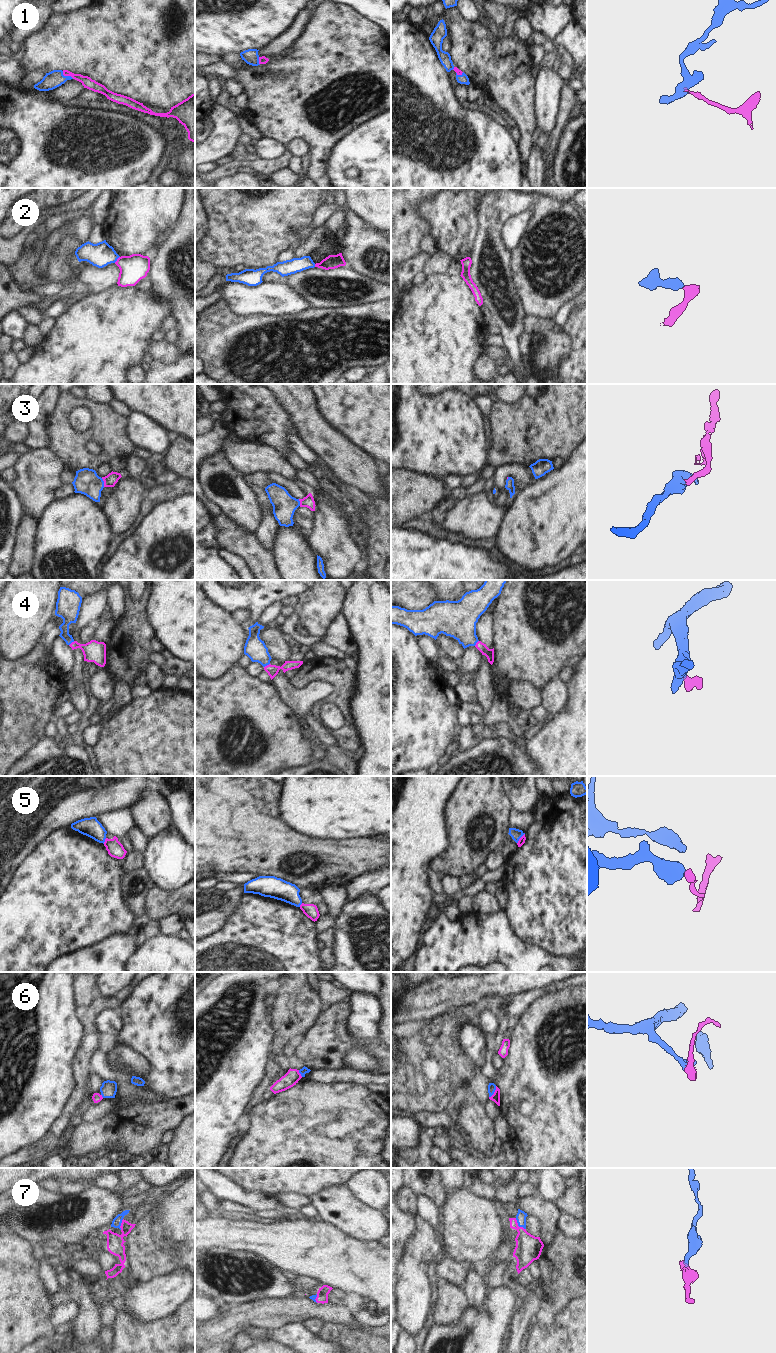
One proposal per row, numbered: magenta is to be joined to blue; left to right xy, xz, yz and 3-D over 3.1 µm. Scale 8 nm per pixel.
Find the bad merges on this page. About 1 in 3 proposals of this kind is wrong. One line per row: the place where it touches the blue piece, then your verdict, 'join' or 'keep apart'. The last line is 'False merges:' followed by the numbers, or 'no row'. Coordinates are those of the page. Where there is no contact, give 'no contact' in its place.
1: xy (67, 76) | join
2: xy (117, 258) | keep apart
3: xy (103, 482) | join
4: xz (266, 665) | join
5: yz (520, 837) | keep apart
6: yz (493, 1092) | keep apart
7: yz (518, 1225) | join
False merges: 2, 5, 6

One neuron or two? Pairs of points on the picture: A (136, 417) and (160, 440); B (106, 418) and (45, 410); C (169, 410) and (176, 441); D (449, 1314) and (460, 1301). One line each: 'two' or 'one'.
A: one
B: two
C: two
D: one

